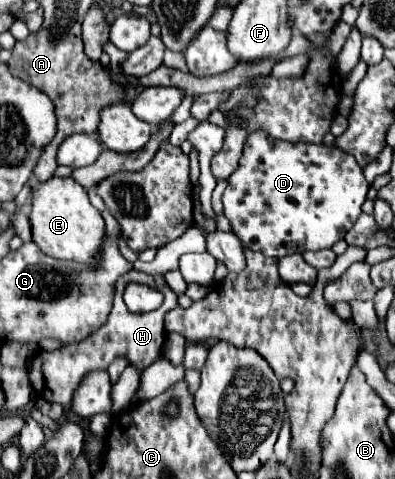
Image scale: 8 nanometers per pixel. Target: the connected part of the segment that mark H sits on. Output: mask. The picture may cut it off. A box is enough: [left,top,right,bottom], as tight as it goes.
[29,269,177,409]

